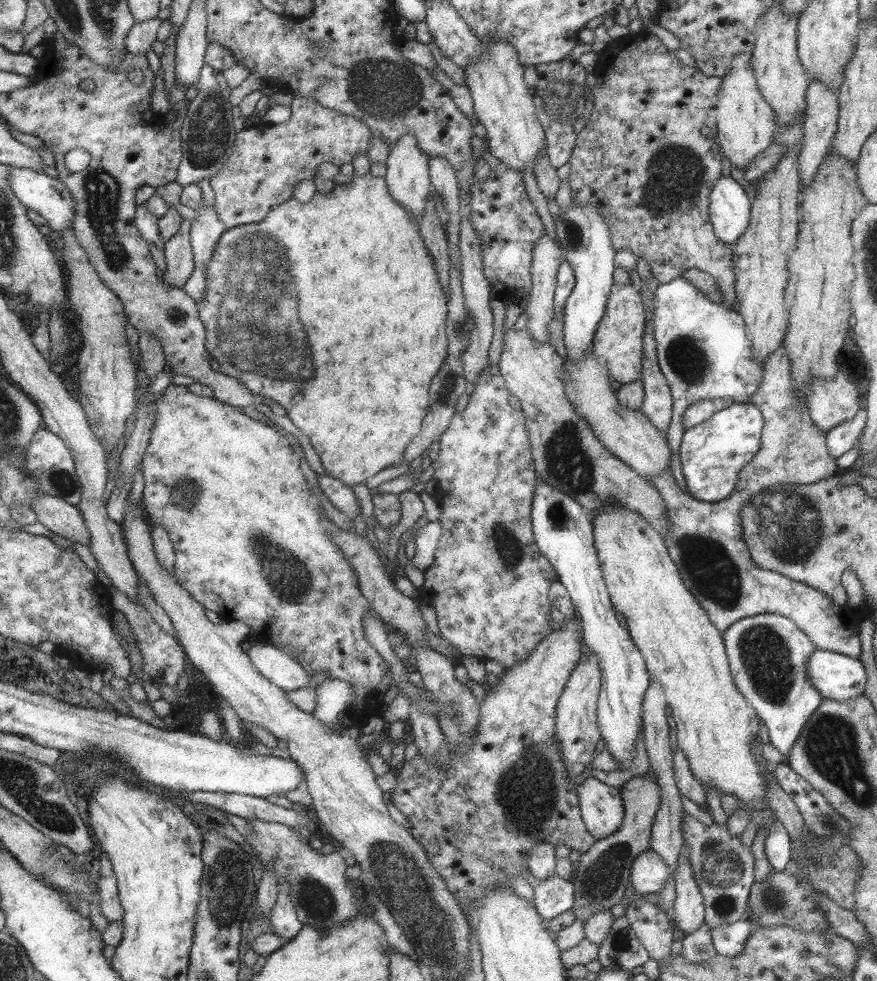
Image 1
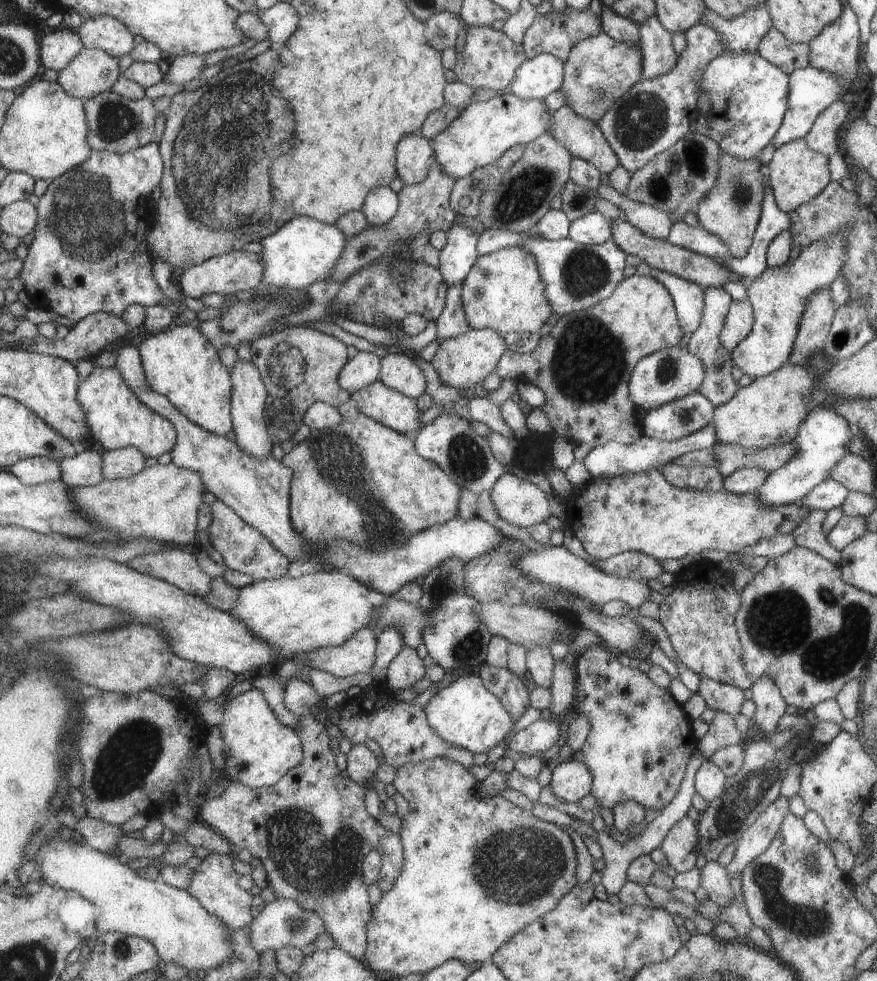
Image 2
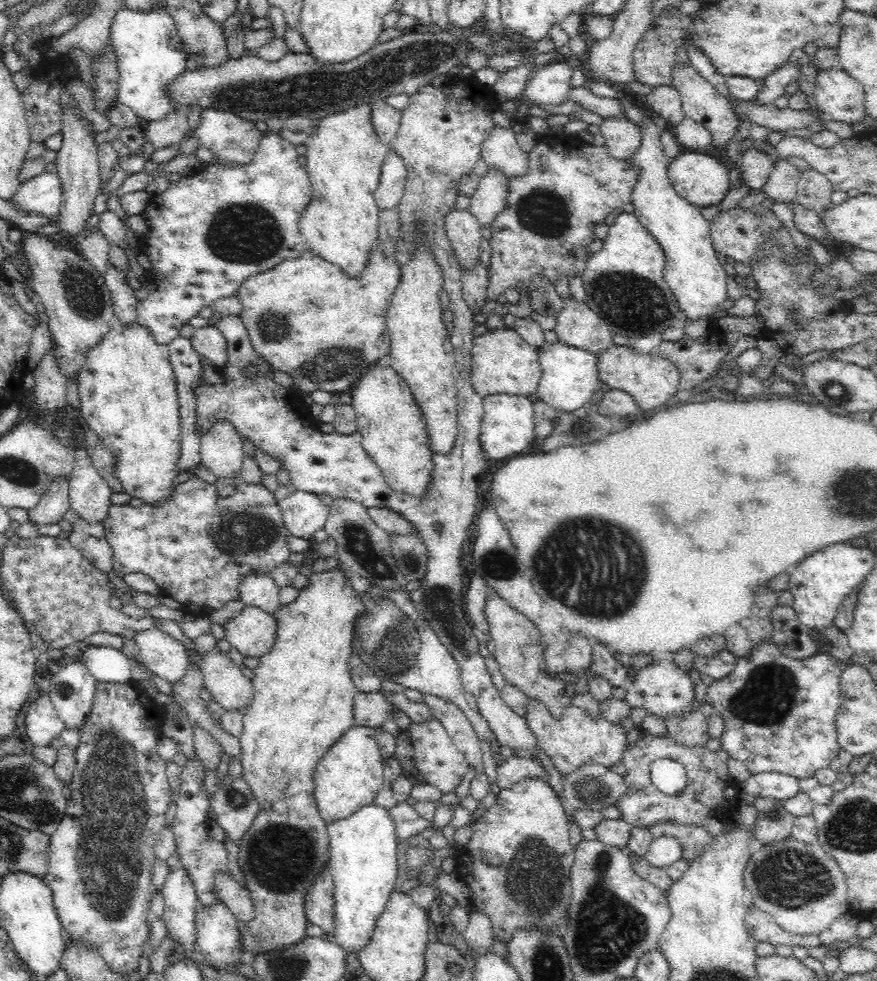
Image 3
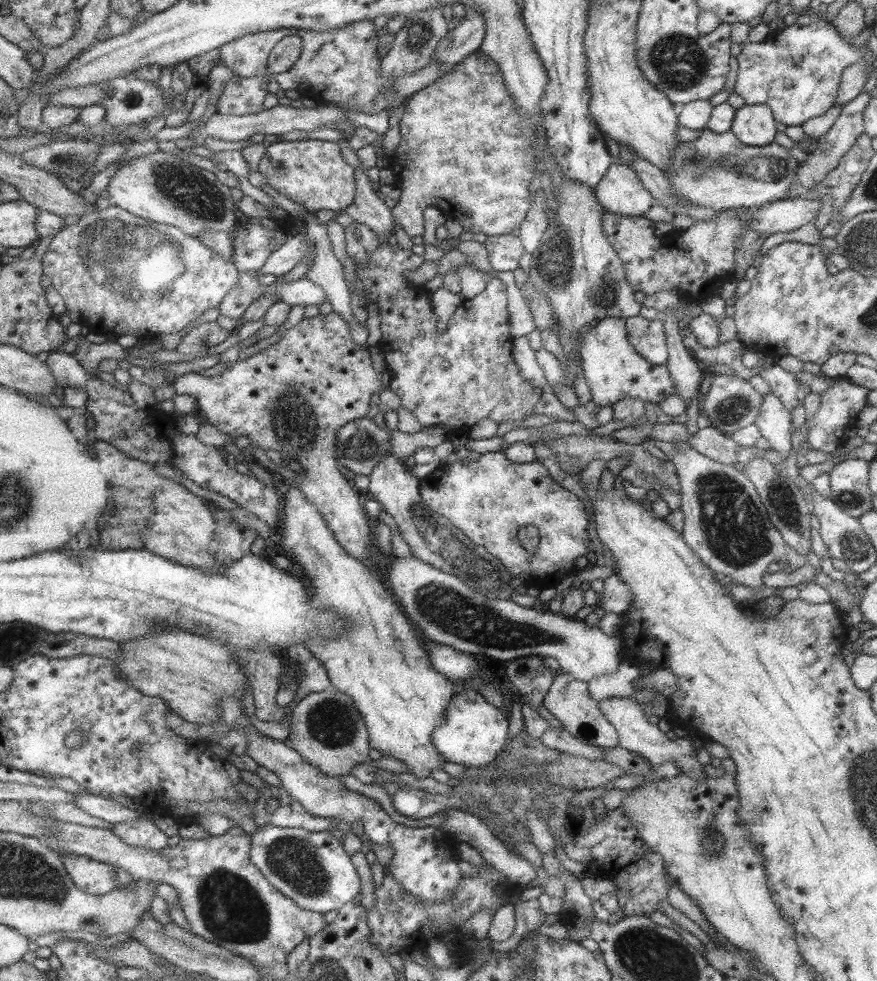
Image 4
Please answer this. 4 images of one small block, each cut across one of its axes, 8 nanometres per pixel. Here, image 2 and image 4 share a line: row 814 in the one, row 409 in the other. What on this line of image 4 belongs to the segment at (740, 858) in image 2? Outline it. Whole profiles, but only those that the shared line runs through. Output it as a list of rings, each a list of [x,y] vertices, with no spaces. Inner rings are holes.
[[[771,393],[762,396],[754,424],[758,427],[760,437],[770,442],[770,450],[787,458],[791,452],[790,413],[783,409],[779,400]]]

